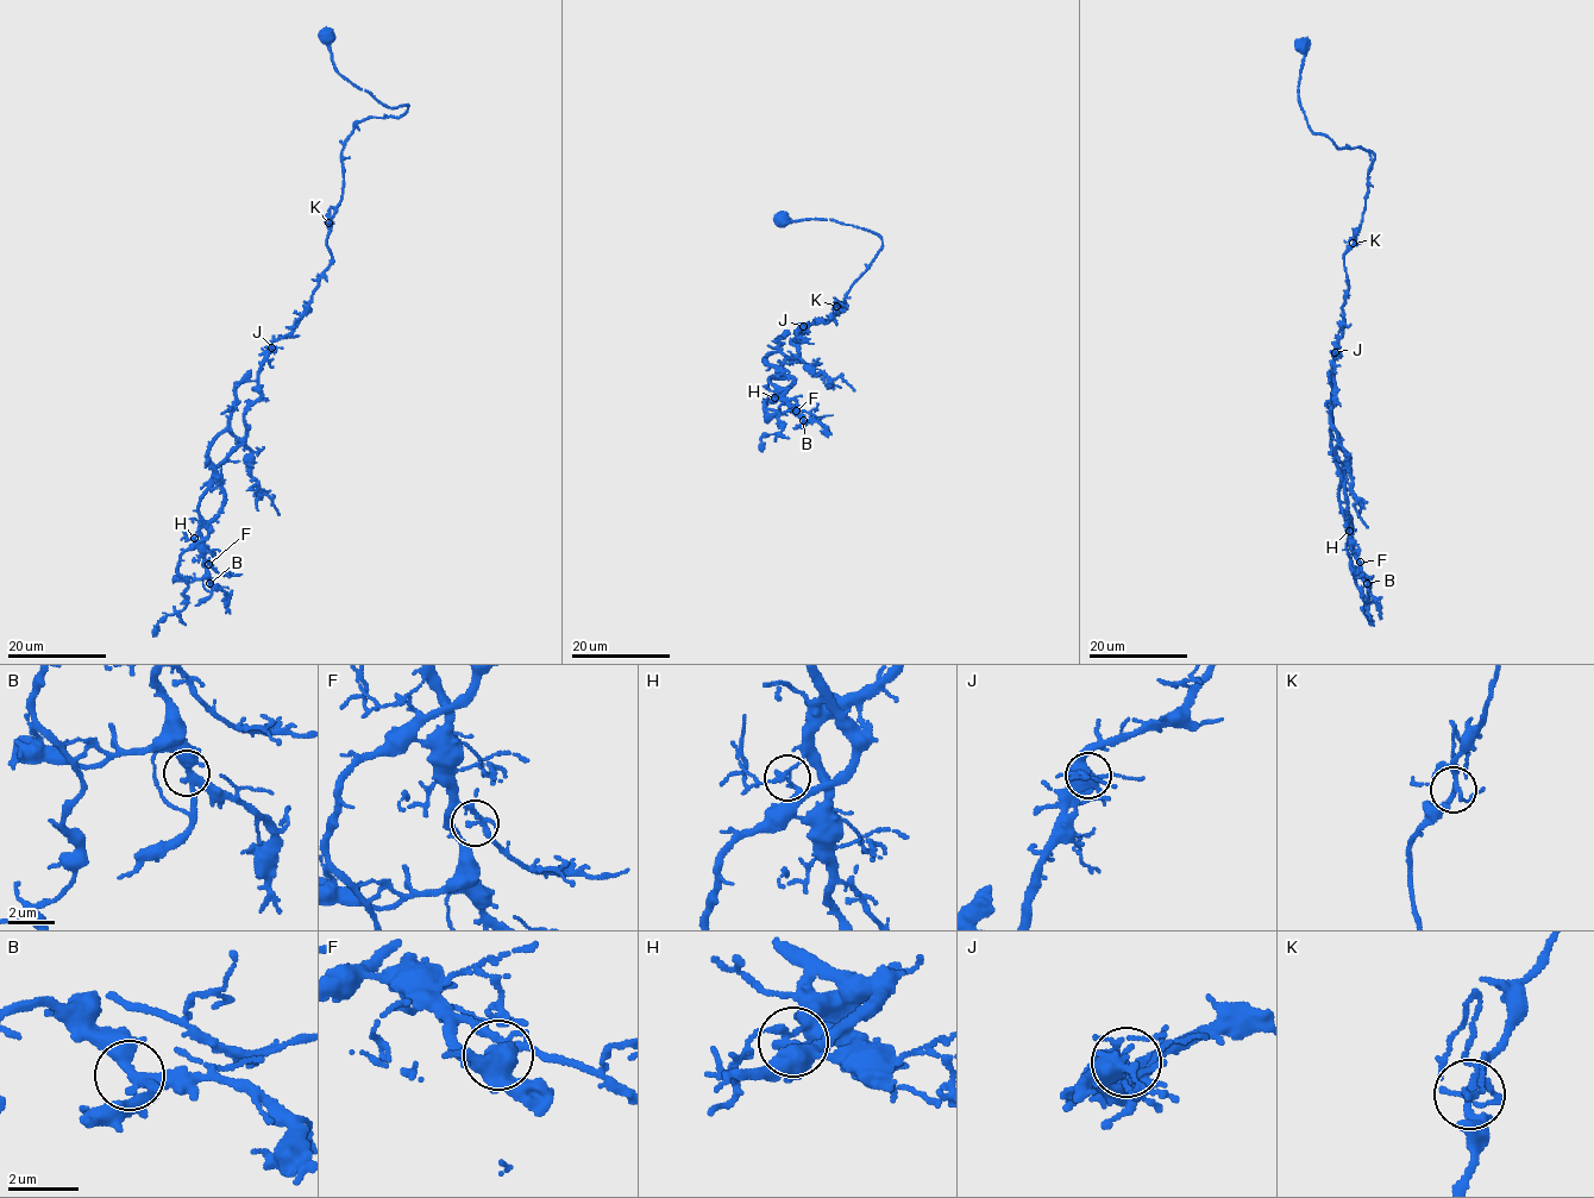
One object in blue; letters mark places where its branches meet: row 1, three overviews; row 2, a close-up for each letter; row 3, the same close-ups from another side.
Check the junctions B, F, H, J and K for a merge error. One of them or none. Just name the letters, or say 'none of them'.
H

